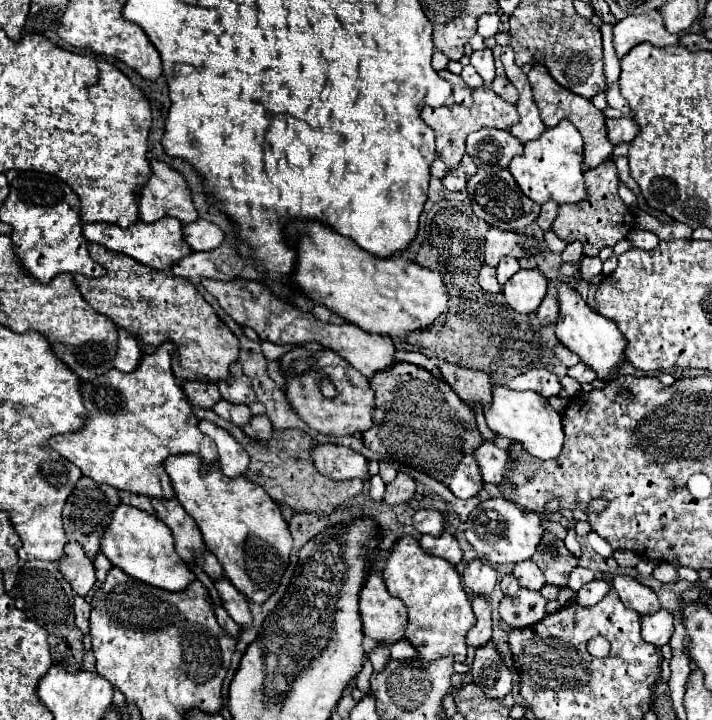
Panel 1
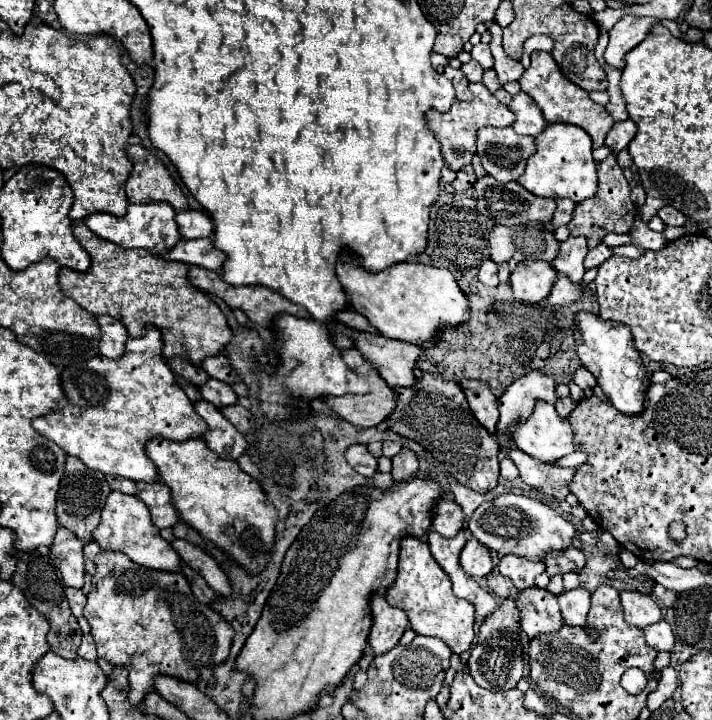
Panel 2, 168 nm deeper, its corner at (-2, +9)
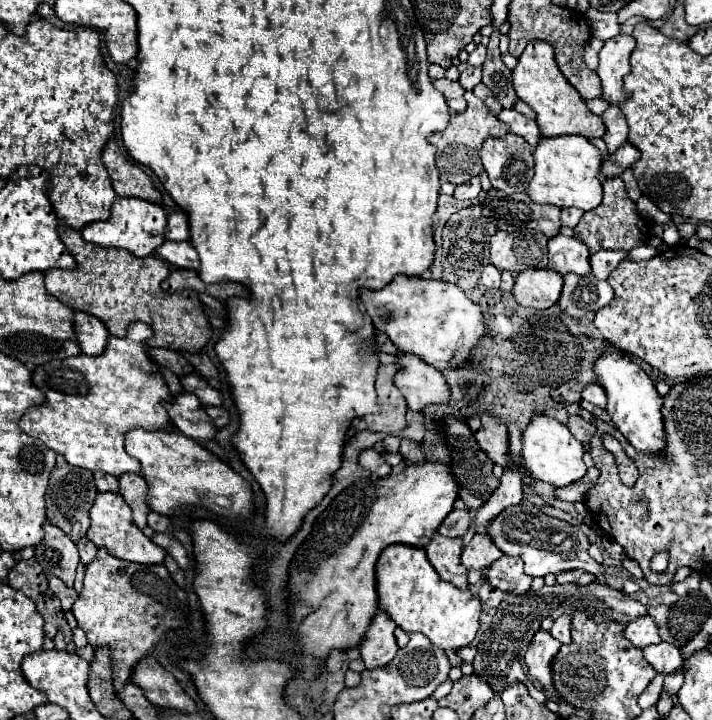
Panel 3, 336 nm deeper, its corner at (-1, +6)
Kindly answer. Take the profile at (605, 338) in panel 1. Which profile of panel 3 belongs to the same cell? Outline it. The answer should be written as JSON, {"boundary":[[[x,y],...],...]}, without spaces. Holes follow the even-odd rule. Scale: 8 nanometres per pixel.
{"boundary":[[[603,354],[599,362],[595,364],[595,372],[599,376],[599,384],[607,392],[609,404],[607,412],[613,420],[613,424],[621,430],[621,434],[627,438],[635,450],[643,454],[659,454],[665,450],[665,430],[663,430],[663,414],[661,414],[661,404],[663,398],[657,394],[655,384],[651,378],[637,366],[633,364],[625,354]]]}

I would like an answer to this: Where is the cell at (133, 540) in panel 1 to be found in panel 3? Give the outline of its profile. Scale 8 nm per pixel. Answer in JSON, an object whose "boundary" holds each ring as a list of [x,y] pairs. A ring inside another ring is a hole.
{"boundary":[[[103,492],[97,494],[93,508],[89,510],[91,526],[87,530],[87,538],[97,546],[97,548],[107,548],[107,552],[115,558],[127,560],[127,562],[139,562],[139,564],[161,564],[165,558],[165,550],[153,544],[133,522],[131,522],[131,512],[127,510],[127,504],[119,494],[113,492]]]}

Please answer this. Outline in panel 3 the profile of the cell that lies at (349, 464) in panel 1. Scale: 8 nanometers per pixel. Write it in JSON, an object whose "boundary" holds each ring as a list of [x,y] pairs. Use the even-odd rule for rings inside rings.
{"boundary":[[[365,450],[365,452],[361,454],[361,458],[359,458],[359,464],[361,464],[363,468],[371,470],[373,474],[377,474],[379,478],[389,476],[389,472],[391,472],[391,466],[389,466],[389,464],[383,460],[383,456],[381,456],[379,452],[375,452],[375,450]]]}

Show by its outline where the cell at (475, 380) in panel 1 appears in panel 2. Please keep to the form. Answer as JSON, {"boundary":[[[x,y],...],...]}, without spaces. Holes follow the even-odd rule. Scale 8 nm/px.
{"boundary":[[[462,379],[460,387],[468,399],[468,405],[480,425],[484,425],[490,433],[496,431],[496,421],[498,421],[498,397],[490,391],[488,383],[480,379]]]}

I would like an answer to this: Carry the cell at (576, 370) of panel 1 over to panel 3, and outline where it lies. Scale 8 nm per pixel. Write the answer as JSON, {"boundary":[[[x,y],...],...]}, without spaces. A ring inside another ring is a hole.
{"boundary":[[[591,384],[591,386],[587,386],[587,388],[583,390],[583,400],[591,402],[591,404],[597,406],[597,408],[605,408],[605,406],[607,406],[607,394],[605,394],[605,390],[603,390],[601,386],[597,386],[597,384]]]}

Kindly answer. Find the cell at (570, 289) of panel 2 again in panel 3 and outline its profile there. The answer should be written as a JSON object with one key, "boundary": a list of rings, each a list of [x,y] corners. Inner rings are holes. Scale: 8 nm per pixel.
{"boundary":[[[593,274],[563,276],[563,292],[559,306],[573,318],[583,318],[587,312],[597,312],[613,298],[613,288],[605,280],[597,280]]]}

